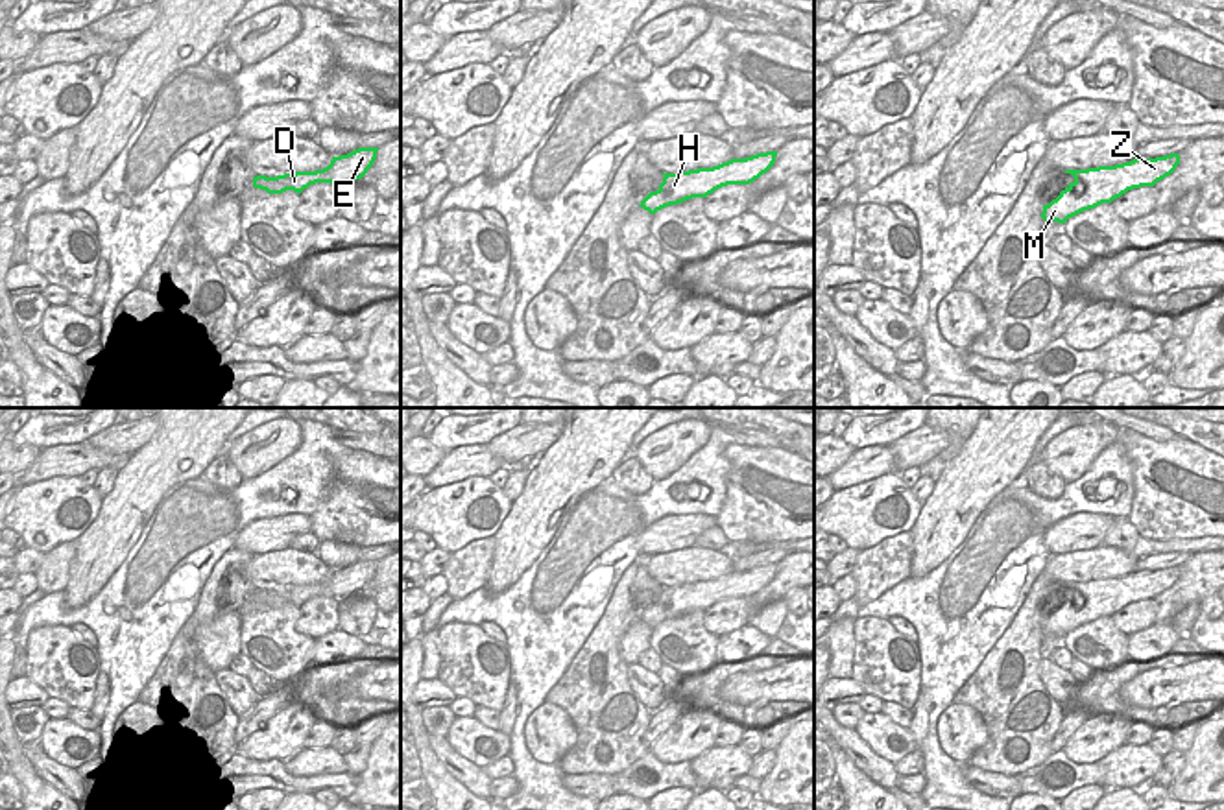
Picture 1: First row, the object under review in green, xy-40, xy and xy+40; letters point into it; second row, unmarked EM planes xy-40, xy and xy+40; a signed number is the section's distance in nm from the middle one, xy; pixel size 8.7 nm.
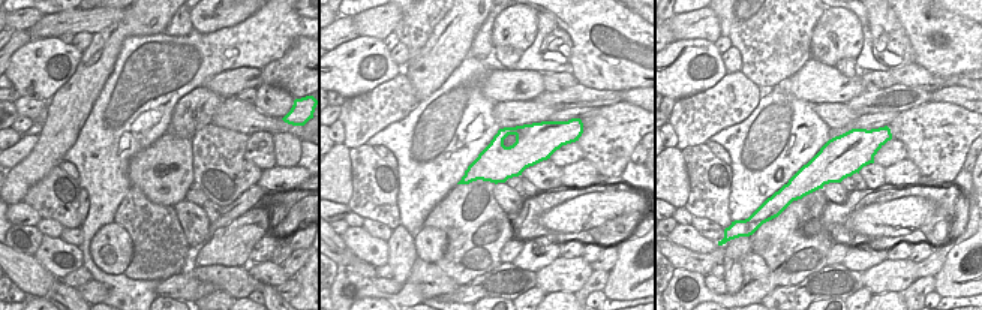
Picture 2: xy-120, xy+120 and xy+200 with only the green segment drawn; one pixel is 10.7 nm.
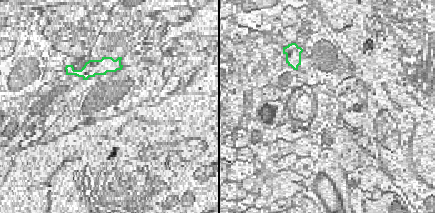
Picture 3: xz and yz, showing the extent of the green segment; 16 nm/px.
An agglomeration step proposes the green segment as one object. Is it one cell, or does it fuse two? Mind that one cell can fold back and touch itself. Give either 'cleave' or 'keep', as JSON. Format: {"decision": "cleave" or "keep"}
{"decision": "keep"}

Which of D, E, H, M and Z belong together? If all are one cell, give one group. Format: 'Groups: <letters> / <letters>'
Groups: D E H M Z

